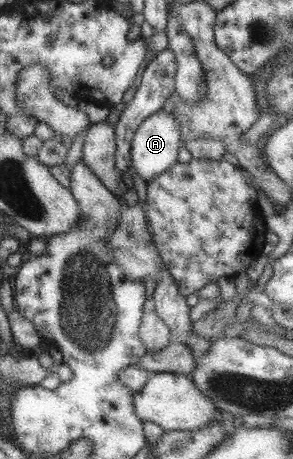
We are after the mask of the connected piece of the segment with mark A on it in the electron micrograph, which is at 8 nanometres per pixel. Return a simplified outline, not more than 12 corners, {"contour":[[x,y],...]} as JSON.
{"contour":[[160,109],[135,130],[130,162],[145,182],[176,163],[179,124]]}

